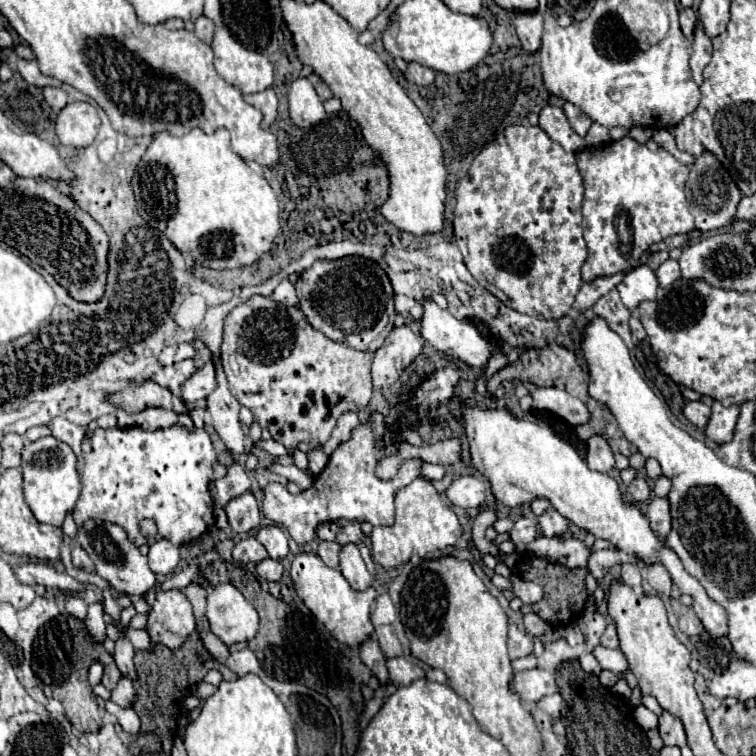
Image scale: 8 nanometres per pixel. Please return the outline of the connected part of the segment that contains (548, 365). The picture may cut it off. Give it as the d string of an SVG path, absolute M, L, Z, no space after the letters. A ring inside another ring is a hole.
M548 344L542 350L534 350L534 348L526 350L526 352L520 354L520 358L512 366L506 366L500 372L496 372L488 382L490 398L494 398L494 392L496 392L496 388L502 380L514 380L514 378L518 378L522 382L532 382L534 386L564 386L566 392L570 392L572 396L584 400L586 406L590 404L590 396L588 396L588 378L590 378L590 374L580 368L580 364L576 360L576 354L572 350L560 348L558 344Z

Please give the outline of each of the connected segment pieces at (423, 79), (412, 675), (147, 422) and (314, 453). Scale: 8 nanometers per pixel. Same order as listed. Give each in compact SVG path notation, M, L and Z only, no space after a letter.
M416 62L408 64L408 70L404 76L408 82L412 82L416 86L430 86L434 82L434 70L430 70L422 64L416 64Z
M396 656L396 658L388 658L388 672L390 672L390 680L392 684L396 686L408 686L410 682L418 680L418 678L424 678L425 671L418 665L410 662L402 656Z
M146 408L134 414L134 420L144 430L160 430L160 428L170 428L172 424L176 424L178 414L164 408Z
M316 446L316 448L312 448L308 452L308 472L310 474L316 476L318 472L322 472L322 468L326 466L326 462L328 462L328 456L326 456L326 452L324 452L322 446Z

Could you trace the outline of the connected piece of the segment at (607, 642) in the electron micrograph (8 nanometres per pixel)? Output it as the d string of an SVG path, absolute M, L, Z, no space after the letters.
M608 622L606 630L604 630L604 634L602 634L600 644L602 644L604 648L618 648L618 636L616 636L616 628L614 628L612 622Z

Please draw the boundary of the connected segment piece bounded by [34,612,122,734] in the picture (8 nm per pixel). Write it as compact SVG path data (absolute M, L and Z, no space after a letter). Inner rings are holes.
M60 614L54 620L48 620L36 636L34 642L34 650L36 650L36 676L40 678L40 682L52 690L52 696L58 698L66 710L68 720L72 722L72 726L76 730L80 730L82 734L86 732L98 732L102 726L102 716L104 716L104 706L98 696L92 694L92 686L88 684L88 668L92 666L92 662L100 662L104 666L104 678L102 684L108 690L114 690L118 680L122 678L118 666L114 664L114 658L104 650L102 642L96 642L88 630L86 624L70 614Z

